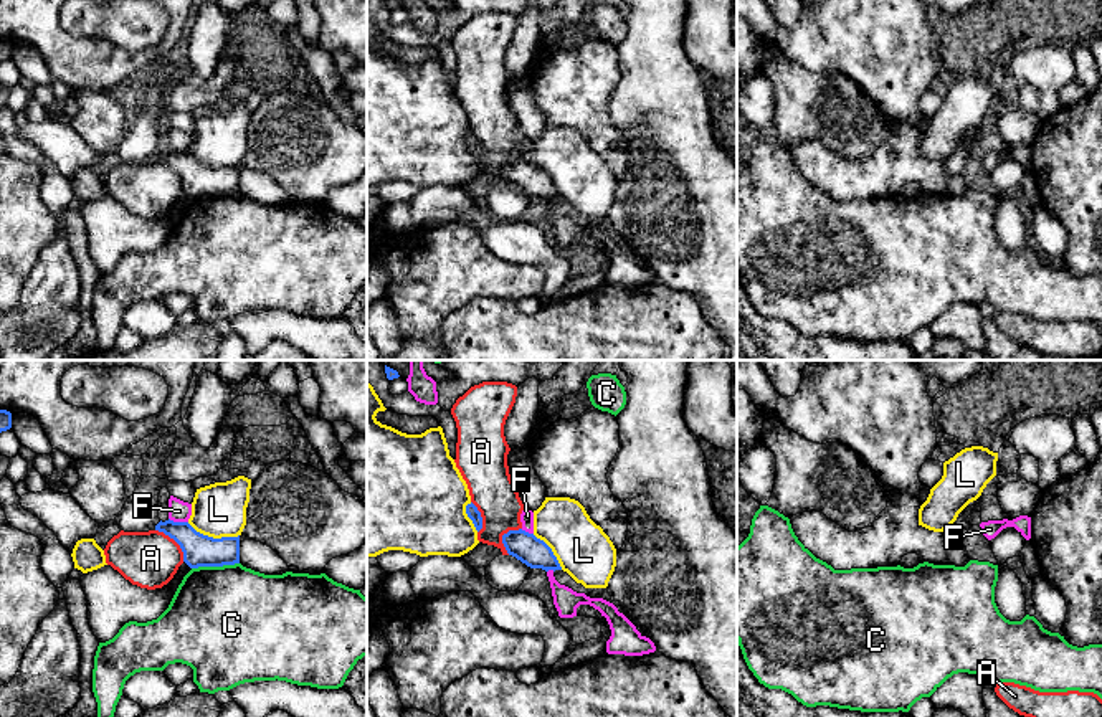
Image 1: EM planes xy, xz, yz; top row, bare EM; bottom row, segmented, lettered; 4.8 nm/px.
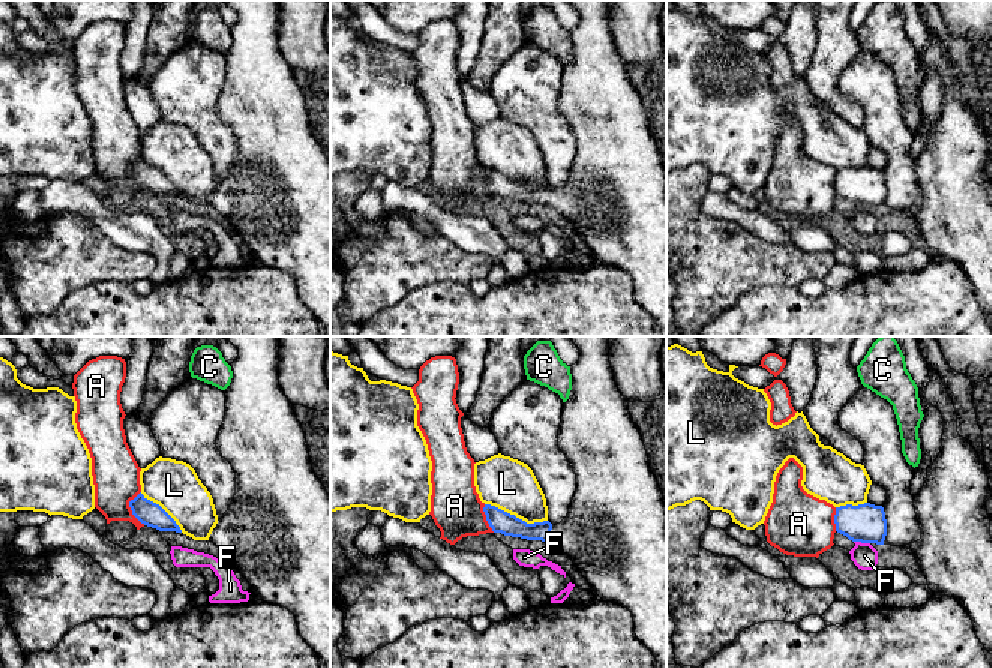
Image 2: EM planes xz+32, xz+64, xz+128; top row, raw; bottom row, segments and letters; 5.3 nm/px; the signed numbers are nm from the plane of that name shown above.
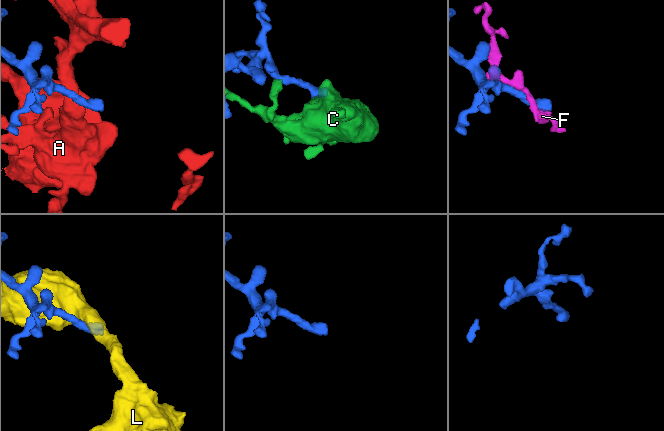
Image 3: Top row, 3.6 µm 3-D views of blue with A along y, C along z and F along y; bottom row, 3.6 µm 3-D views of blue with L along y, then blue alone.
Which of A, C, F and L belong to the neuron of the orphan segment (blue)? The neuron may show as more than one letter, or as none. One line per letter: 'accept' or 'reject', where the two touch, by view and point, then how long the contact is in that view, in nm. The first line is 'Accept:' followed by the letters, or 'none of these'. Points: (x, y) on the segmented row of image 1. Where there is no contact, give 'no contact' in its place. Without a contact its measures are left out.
Accept: none of these
A: reject; meets blue in xy at (175, 541); contact 220 nm long
C: reject; meets blue in xy at (215, 565); contact 240 nm long
F: reject; meets blue in xy at (179, 522); contact 100 nm long
L: reject; meets blue in xy at (212, 537); contact 260 nm long

